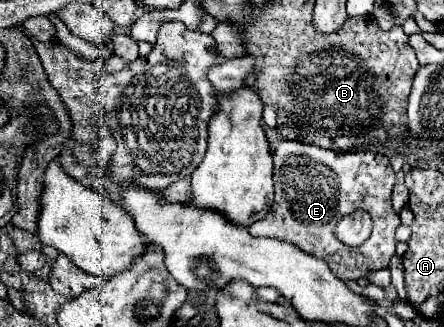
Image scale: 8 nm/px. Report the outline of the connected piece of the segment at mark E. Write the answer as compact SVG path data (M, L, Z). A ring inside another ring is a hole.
M372 150L358 152L334 152L334 158L320 156L316 162L306 164L288 162L274 170L274 202L266 218L250 226L254 236L270 236L292 242L300 250L322 258L340 280L358 280L368 272L386 268L394 256L394 230L400 226L400 218L394 214L390 194L394 188L394 172L388 156ZM354 210L364 210L374 222L370 238L362 246L346 246L334 236L334 224Z

